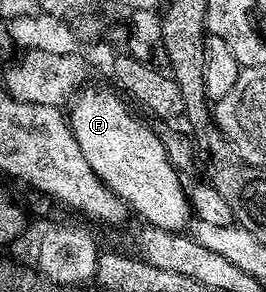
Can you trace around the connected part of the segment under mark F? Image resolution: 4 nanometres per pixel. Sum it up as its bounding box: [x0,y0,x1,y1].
[68,87,192,233]

